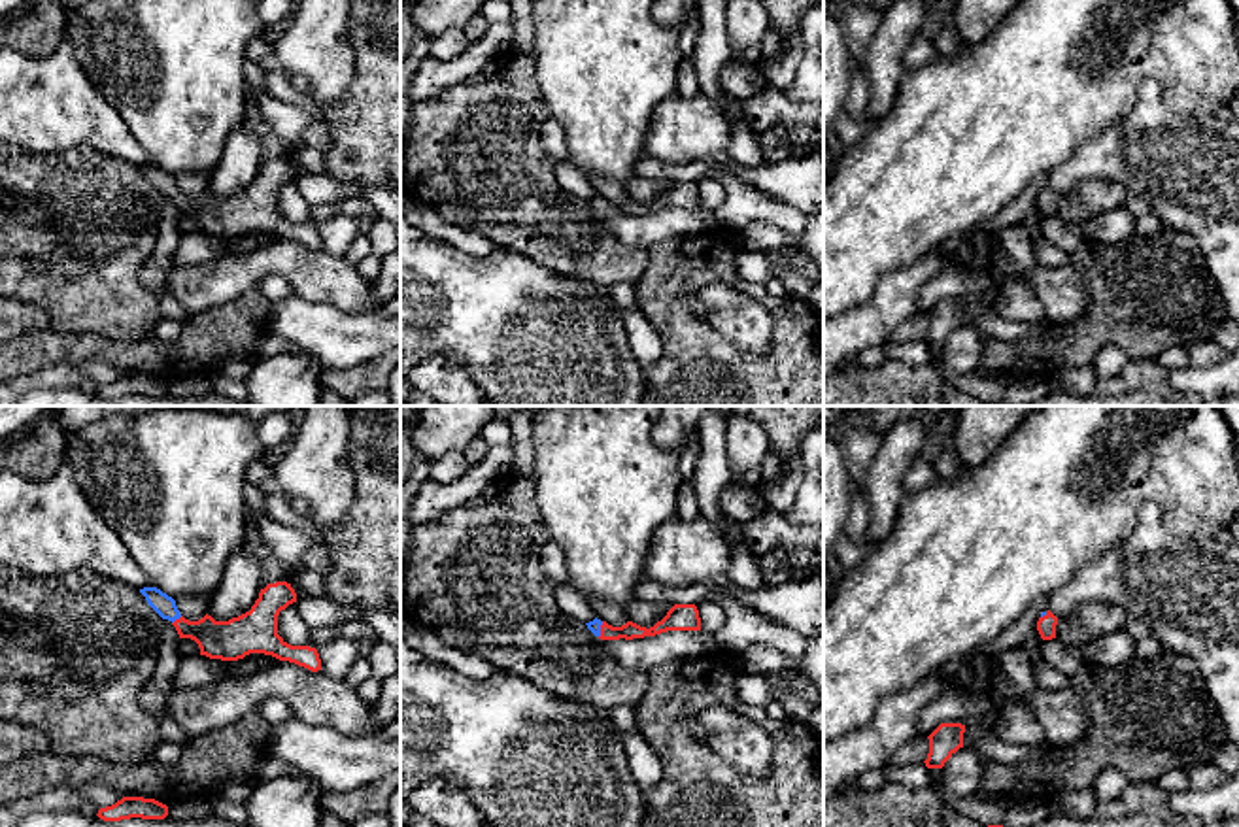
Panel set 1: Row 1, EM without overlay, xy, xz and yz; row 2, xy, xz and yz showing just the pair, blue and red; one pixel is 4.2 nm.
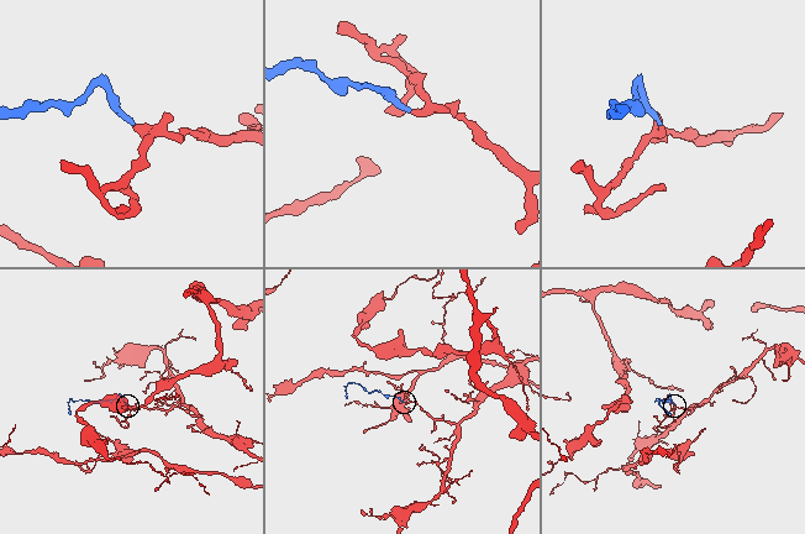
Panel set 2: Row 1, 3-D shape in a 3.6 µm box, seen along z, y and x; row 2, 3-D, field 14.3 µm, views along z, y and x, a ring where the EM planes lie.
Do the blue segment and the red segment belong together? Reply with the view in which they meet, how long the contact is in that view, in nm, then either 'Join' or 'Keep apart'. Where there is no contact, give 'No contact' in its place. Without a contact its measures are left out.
Touches blue in xy. Shared border 60 nm. Join

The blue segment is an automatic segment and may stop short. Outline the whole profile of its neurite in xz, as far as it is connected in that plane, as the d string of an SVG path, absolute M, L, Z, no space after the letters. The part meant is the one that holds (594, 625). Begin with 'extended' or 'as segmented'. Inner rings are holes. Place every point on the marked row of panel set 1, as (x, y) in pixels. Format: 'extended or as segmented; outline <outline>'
extended; outline M674 604L667 612L667 616L650 629L640 627L633 621L627 621L621 627L612 627L597 617L586 625L601 640L620 640L620 638L633 640L655 636L667 631L701 631L701 617L695 604Z

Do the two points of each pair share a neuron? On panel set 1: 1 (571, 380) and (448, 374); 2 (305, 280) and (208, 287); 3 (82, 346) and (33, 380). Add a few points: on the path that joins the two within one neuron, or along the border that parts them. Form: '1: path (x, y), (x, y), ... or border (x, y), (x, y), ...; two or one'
1: border (424, 357), (446, 355), (476, 386); two
2: path (280, 265), (255, 265), (233, 274); one
3: border (80, 367), (46, 365), (19, 376); two

